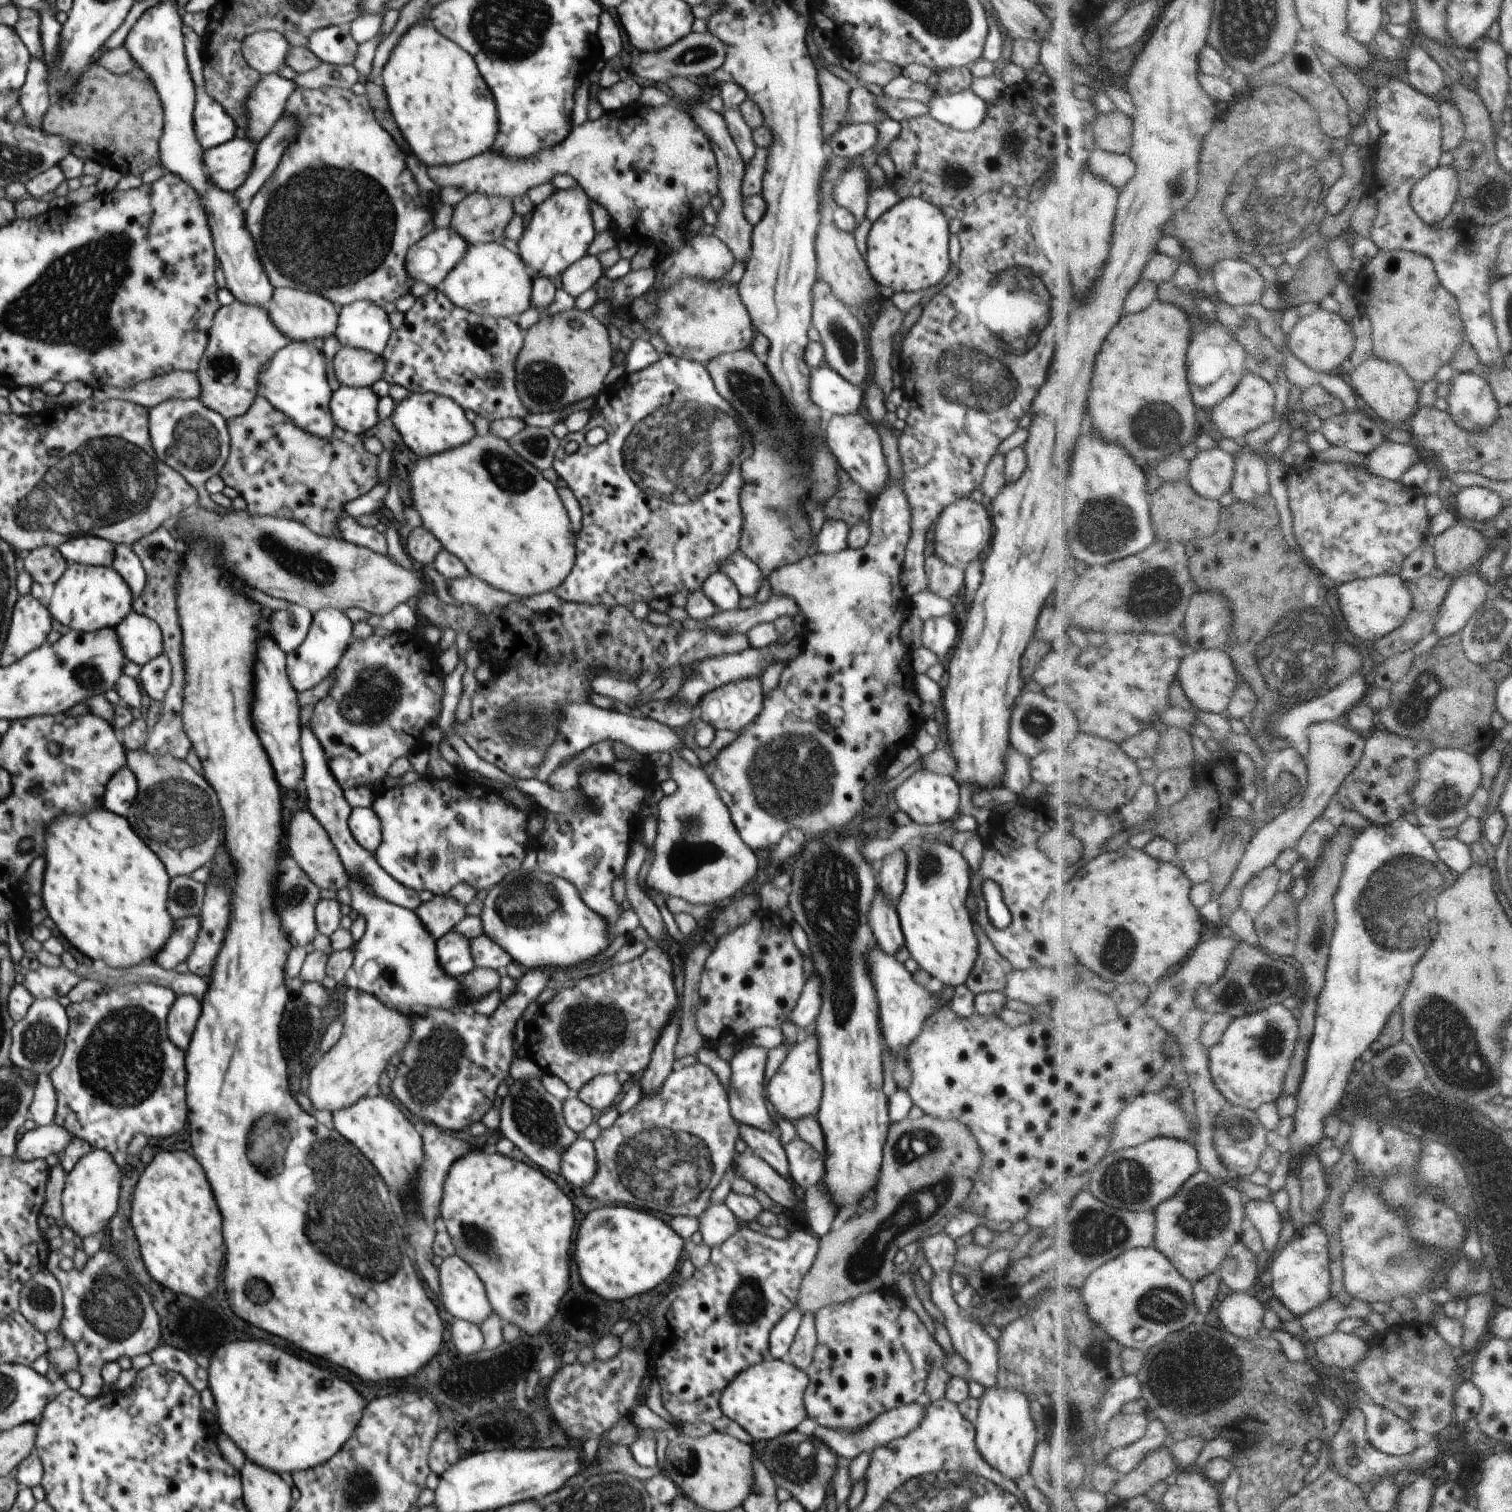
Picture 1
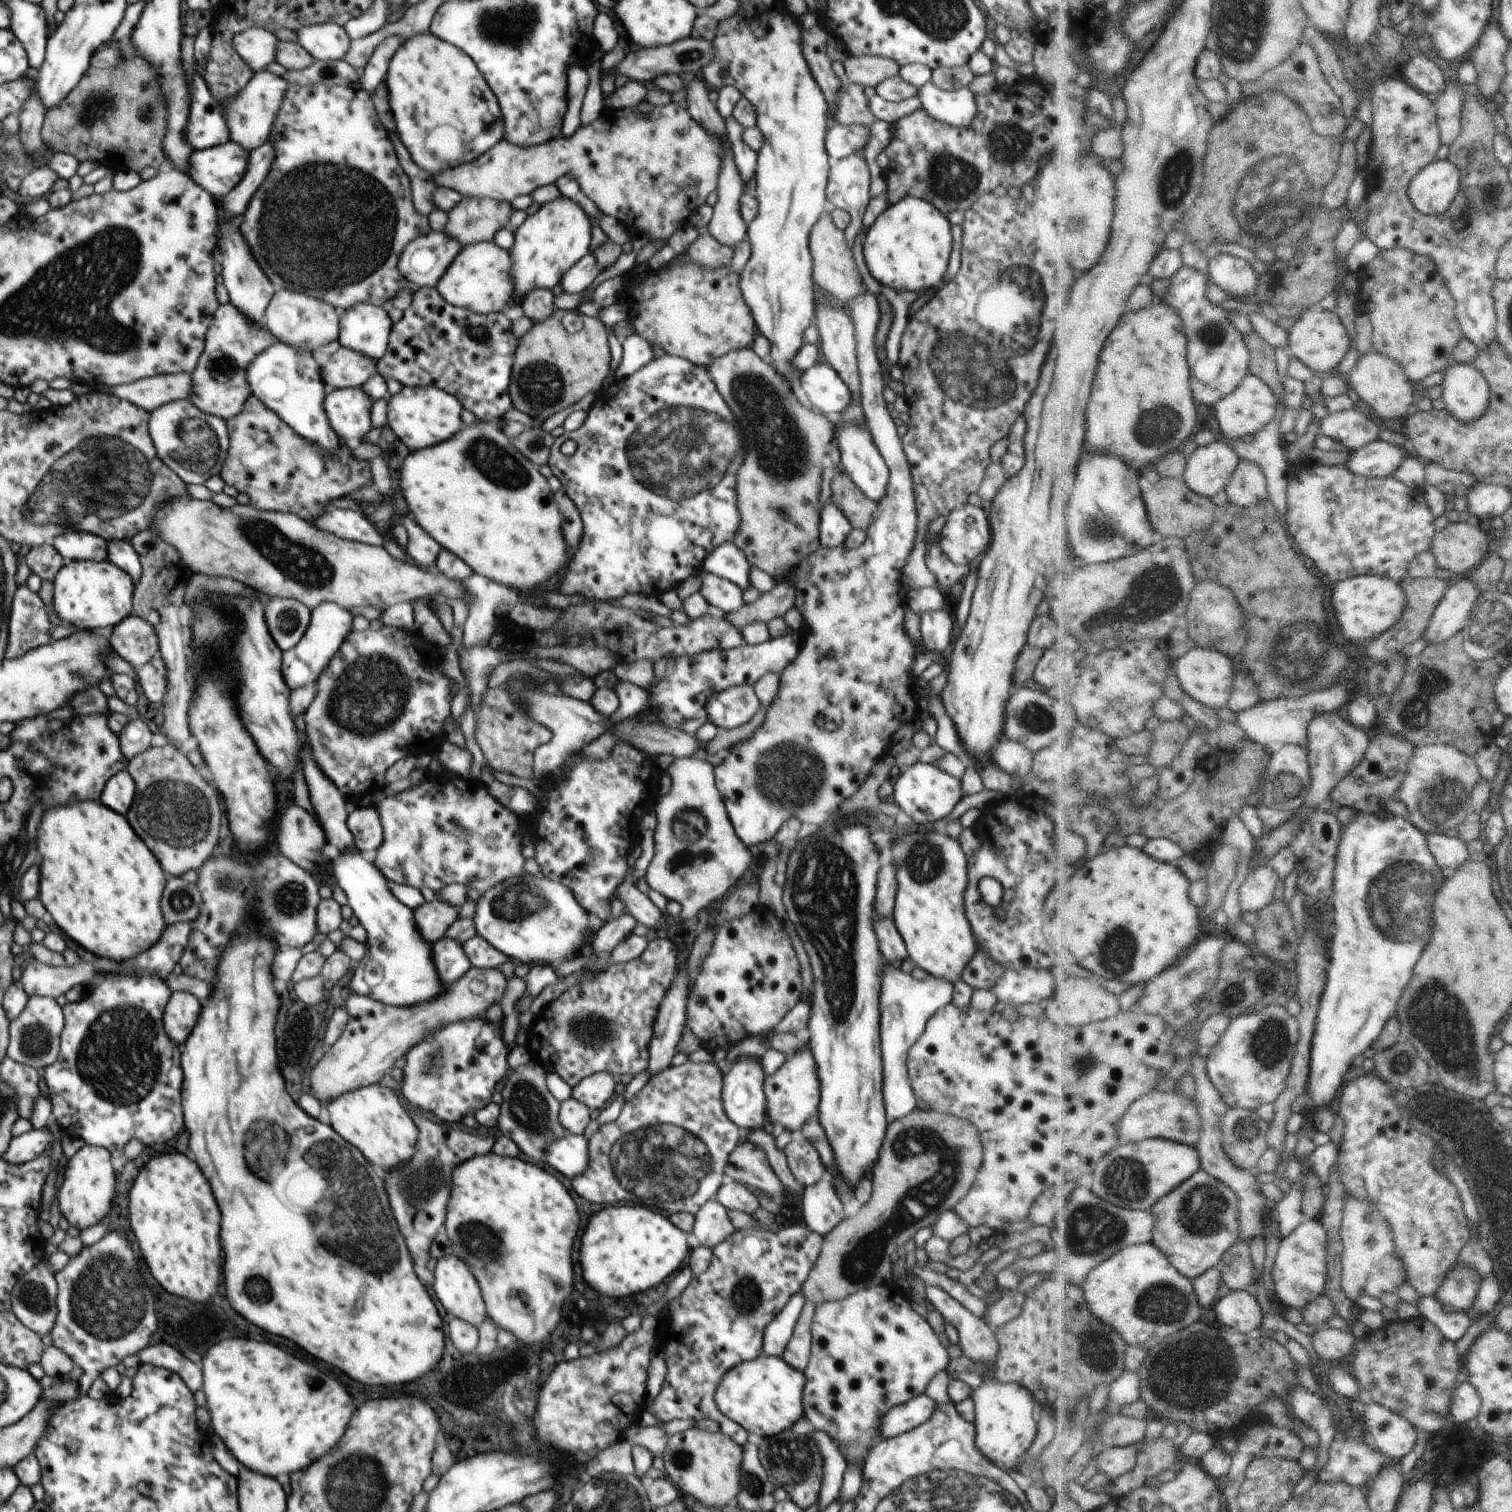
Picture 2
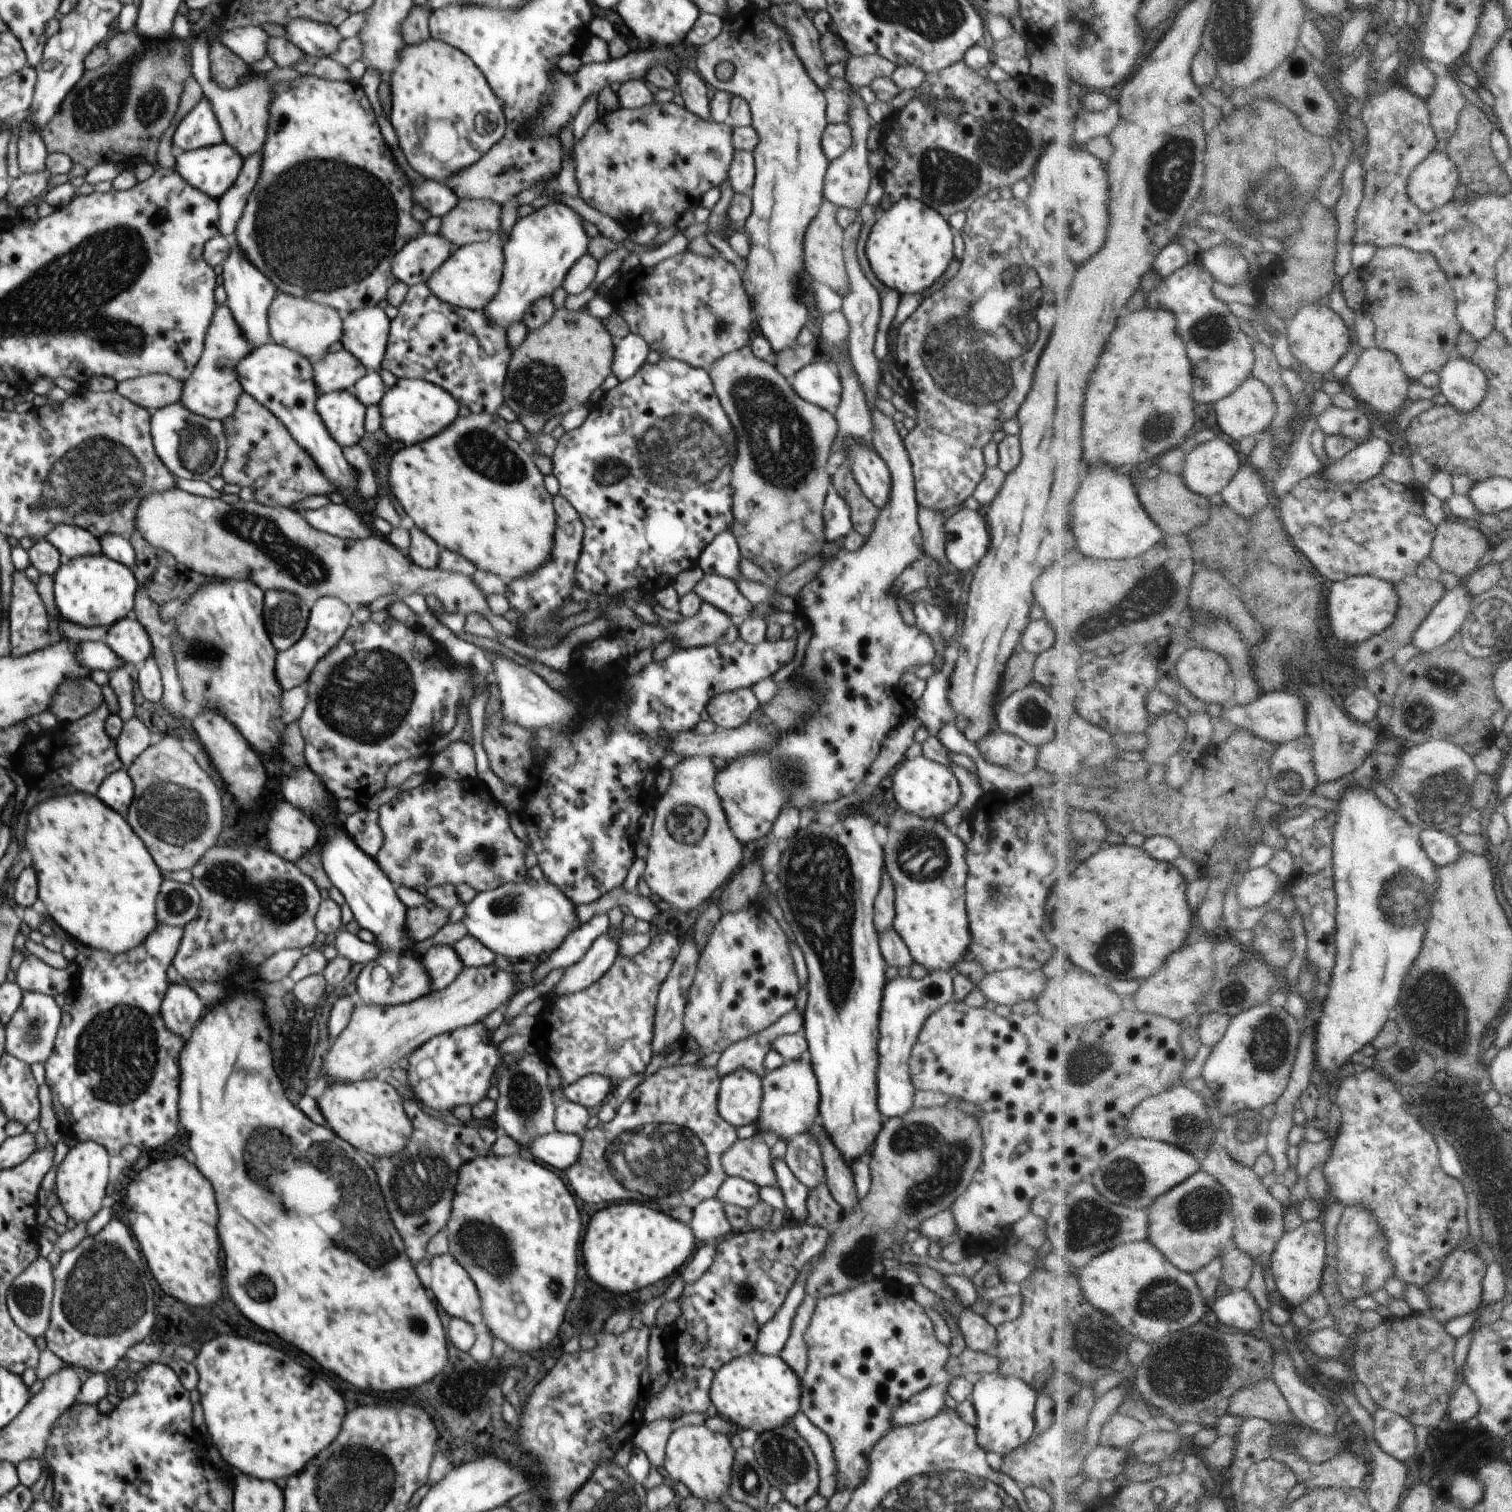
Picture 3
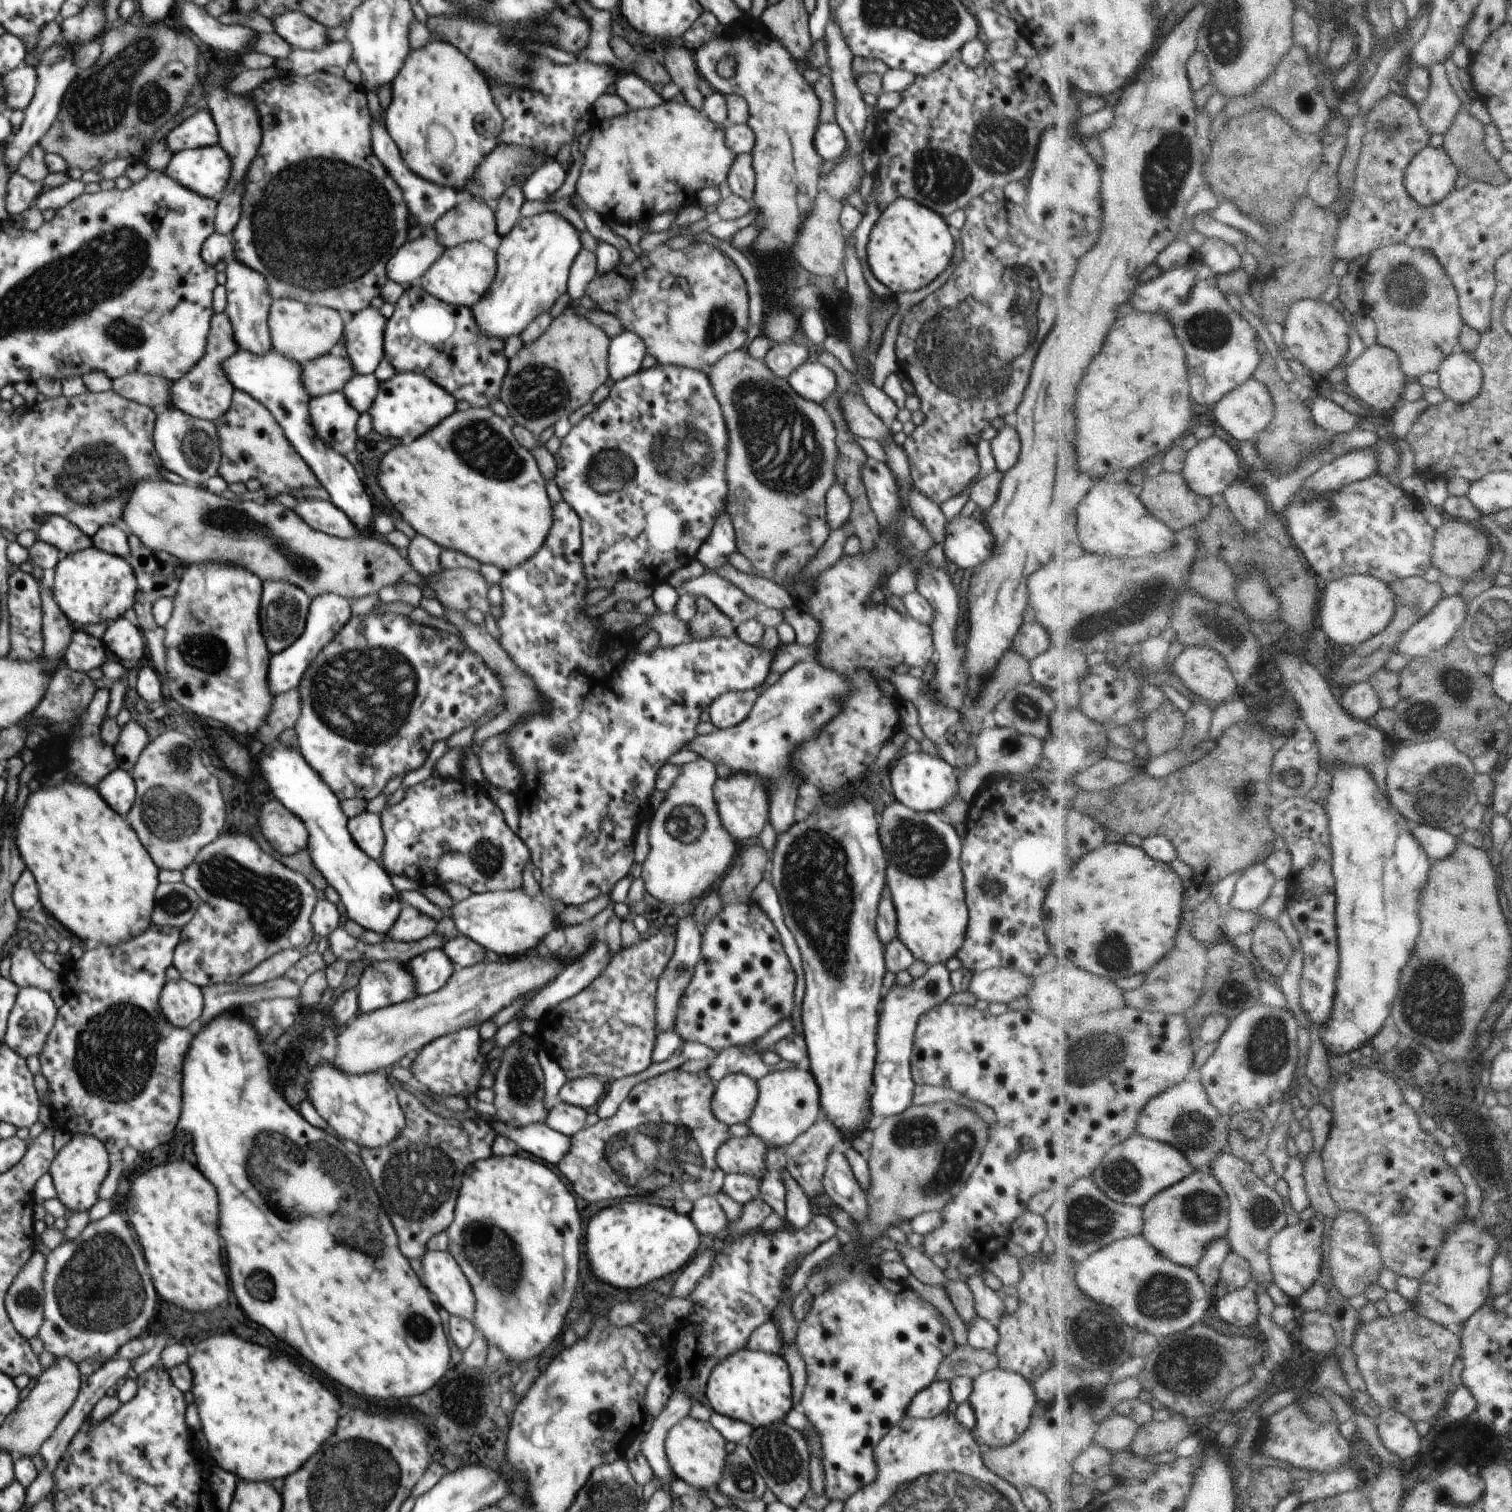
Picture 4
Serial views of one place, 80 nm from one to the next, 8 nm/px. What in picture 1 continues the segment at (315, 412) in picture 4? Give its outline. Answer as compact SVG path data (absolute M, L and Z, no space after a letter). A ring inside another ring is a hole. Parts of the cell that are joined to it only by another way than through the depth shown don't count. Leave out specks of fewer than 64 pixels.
M342 385L340 389L331 394L329 402L334 424L345 432L352 432L359 438L364 437L365 432L372 428L378 421L378 400L380 397L370 387L347 387Z

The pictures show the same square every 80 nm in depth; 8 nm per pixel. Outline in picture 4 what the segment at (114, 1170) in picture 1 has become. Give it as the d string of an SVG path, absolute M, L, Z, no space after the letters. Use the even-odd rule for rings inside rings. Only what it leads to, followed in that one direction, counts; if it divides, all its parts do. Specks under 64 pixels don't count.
M74 1134L70 1141L54 1157L49 1168L56 1189L56 1196L65 1208L72 1212L87 1212L99 1201L98 1190L110 1168L109 1152L96 1137Z

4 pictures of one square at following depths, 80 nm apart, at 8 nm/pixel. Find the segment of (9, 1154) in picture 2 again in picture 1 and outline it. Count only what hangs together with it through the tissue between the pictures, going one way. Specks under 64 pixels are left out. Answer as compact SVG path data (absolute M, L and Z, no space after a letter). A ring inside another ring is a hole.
M55 1122L50 1125L37 1126L23 1135L17 1144L15 1154L21 1161L47 1159L50 1155L64 1152L73 1137L66 1127L58 1126Z

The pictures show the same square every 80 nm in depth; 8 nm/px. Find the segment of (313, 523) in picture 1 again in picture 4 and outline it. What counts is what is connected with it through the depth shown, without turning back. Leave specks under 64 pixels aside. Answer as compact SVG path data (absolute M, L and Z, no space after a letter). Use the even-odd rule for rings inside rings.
M236 389L231 407L214 422L221 440L219 475L227 483L246 483L250 479L258 479L261 488L267 491L266 499L278 494L292 495L292 490L298 488L321 486L312 469L290 444L272 413L251 394Z

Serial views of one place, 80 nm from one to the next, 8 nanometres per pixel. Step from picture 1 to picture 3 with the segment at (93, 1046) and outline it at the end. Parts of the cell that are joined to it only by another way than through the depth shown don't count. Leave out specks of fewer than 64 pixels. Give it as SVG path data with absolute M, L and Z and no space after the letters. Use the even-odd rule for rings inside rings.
M158 923L154 932L151 932L140 946L119 955L93 950L86 966L84 968L80 967L81 971L76 975L73 985L68 990L71 995L67 1000L67 1004L60 1008L62 1020L55 1036L53 1053L43 1064L45 1083L51 1090L52 1108L58 1120L60 1134L63 1137L77 1138L78 1141L94 1141L106 1148L109 1156L118 1156L118 1154L121 1154L122 1149L129 1144L134 1144L140 1150L154 1150L154 1148L166 1144L168 1140L172 1140L176 1136L176 1132L178 1132L178 1084L180 1084L178 1054L180 1054L186 1038L168 1032L160 1014L162 999L170 985L166 970L170 968L170 964L173 964L184 932L184 927Z

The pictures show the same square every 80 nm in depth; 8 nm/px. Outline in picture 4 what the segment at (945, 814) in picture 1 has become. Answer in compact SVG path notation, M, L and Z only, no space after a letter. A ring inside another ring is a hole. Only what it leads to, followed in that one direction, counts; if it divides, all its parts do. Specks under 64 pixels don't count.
M922 750L896 760L890 768L890 780L895 800L916 812L940 814L958 794L957 769L939 756Z

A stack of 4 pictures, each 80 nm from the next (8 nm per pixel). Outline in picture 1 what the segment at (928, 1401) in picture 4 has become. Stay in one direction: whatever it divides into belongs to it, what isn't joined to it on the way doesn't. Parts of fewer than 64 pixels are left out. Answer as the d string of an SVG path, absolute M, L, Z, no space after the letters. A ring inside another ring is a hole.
M920 1400L916 1403L902 1405L889 1410L888 1412L882 1413L879 1417L876 1417L870 1424L867 1424L866 1427L860 1426L859 1430L844 1431L818 1425L814 1430L813 1436L830 1448L842 1463L849 1463L860 1453L872 1452L879 1445L888 1444L892 1439L903 1437L913 1428L916 1428L917 1424L923 1419L926 1402L925 1400Z

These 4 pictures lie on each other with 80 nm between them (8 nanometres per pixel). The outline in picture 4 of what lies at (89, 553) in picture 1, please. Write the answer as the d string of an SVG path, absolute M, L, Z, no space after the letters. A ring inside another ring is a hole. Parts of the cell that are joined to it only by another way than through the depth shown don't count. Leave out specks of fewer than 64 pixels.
M58 515L49 516L36 534L38 539L55 546L61 555L74 554L94 547L91 537Z

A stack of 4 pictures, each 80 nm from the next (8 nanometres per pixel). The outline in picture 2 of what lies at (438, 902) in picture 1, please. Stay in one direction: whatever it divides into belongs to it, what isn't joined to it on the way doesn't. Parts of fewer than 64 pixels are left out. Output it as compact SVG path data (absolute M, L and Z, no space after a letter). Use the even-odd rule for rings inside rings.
M436 896L434 900L424 902L415 908L413 913L420 934L433 944L444 937L447 928L459 918L458 910L458 907Z

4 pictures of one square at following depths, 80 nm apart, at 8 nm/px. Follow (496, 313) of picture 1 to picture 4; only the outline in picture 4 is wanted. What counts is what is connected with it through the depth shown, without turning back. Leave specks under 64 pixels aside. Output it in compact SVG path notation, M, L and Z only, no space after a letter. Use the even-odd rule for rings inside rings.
M468 241L447 248L424 273L421 287L432 296L457 307L472 308L491 287L497 271L497 252L482 241Z

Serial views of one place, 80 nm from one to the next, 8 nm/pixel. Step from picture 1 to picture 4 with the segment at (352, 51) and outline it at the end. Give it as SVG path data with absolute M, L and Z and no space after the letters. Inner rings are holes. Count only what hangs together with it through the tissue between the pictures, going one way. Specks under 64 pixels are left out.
M300 11L283 13L272 22L275 32L294 49L321 51L329 45L327 27Z

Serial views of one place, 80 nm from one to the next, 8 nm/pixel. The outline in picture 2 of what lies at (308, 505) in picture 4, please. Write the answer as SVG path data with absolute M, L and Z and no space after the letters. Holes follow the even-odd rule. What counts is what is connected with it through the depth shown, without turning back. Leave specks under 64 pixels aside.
M334 508L332 512L328 511L319 516L312 524L346 541L358 541L375 547L382 547L384 544L381 531L375 528L360 511Z

